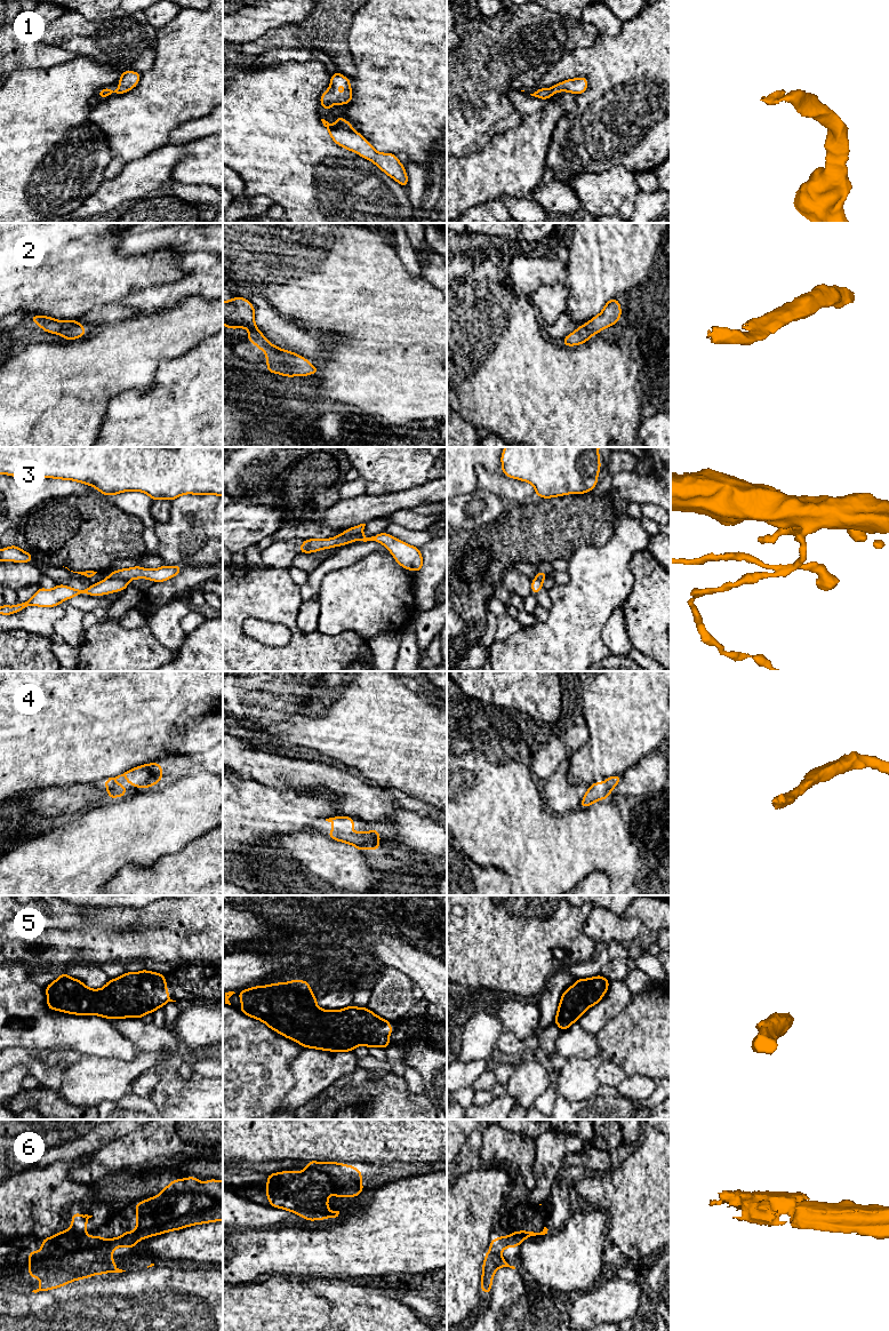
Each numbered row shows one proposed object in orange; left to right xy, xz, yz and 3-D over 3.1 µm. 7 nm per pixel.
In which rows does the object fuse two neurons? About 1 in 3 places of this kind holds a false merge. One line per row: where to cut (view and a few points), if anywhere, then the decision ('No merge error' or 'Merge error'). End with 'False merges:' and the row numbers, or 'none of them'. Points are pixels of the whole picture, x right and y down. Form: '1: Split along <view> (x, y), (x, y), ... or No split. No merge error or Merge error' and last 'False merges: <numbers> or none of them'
1: No split. No merge error
2: No split. No merge error
3: Split along xz (361, 532), (354, 535), (334, 538). Merge error
4: No split. No merge error
5: No split. No merge error
6: No split. No merge error
False merges: 3

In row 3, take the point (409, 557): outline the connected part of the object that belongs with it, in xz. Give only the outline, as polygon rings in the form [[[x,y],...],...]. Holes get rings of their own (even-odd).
[[[382,532],[375,536],[367,537],[362,533],[345,536],[345,537],[331,537],[331,539],[307,539],[299,547],[299,553],[311,553],[323,549],[330,549],[334,547],[341,547],[350,544],[357,540],[363,542],[375,541],[382,543],[393,556],[395,561],[403,568],[414,572],[421,572],[423,568],[423,556],[419,548],[413,547],[392,535]]]

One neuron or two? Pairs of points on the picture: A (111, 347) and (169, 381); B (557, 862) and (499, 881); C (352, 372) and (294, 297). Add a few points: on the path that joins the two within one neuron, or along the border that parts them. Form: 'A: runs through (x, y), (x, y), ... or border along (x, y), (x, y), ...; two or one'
A: border along (177, 357), (159, 363), (147, 388), (133, 388); two
B: border along (482, 867), (501, 869), (511, 883); two
C: runs through (358, 348), (358, 337), (318, 297); one

